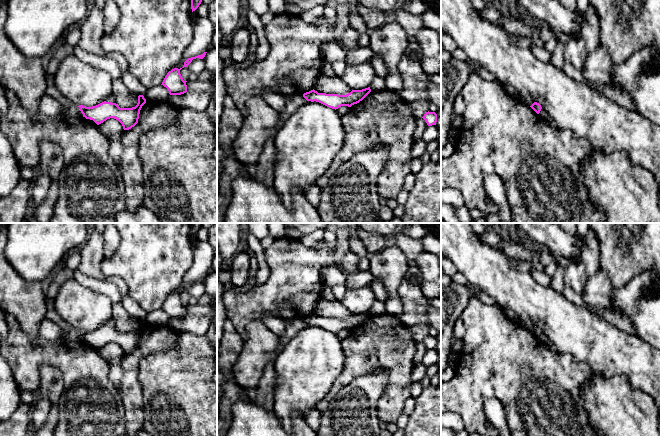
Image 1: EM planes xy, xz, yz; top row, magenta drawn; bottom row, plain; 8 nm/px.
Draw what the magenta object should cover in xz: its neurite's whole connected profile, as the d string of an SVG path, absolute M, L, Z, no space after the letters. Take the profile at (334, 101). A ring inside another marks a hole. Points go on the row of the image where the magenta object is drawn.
M370 87L362 90L352 90L346 95L318 93L314 89L303 94L307 101L319 102L329 108L338 109L341 106L351 107L362 101L371 92Z

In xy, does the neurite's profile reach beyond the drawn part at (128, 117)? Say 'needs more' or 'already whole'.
already whole

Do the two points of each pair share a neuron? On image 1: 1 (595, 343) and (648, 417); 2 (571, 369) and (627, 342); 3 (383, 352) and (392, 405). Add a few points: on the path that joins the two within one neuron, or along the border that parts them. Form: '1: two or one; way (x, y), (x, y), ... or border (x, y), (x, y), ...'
1: two; border (595, 372), (604, 376), (623, 375), (637, 389)
2: two; border (563, 353), (585, 362), (592, 371)
3: one; way (396, 365), (396, 392)

